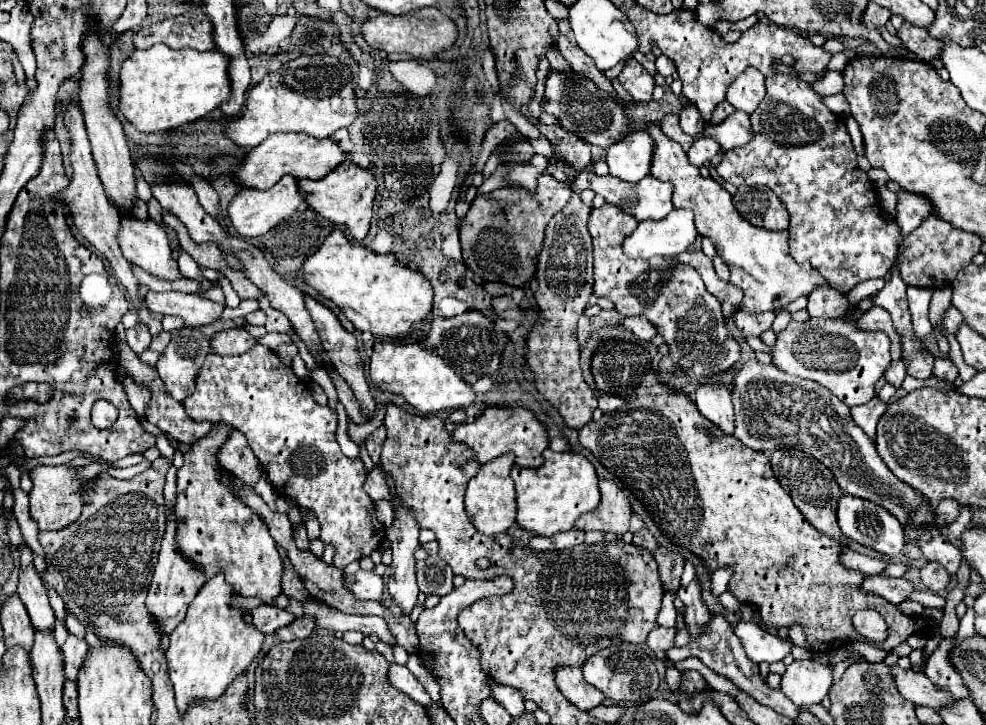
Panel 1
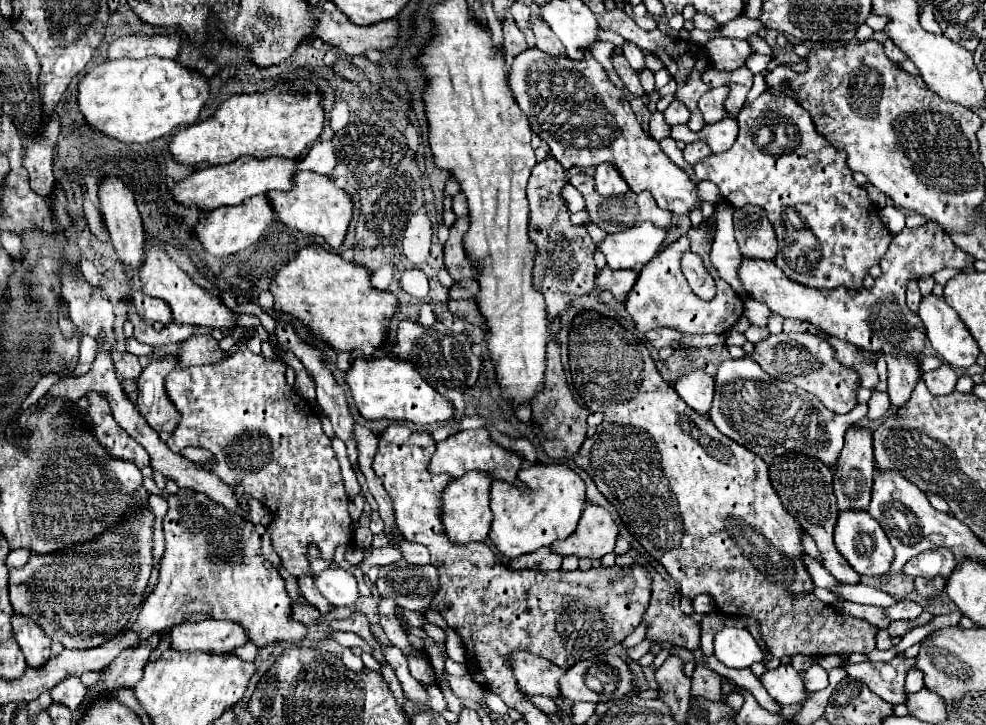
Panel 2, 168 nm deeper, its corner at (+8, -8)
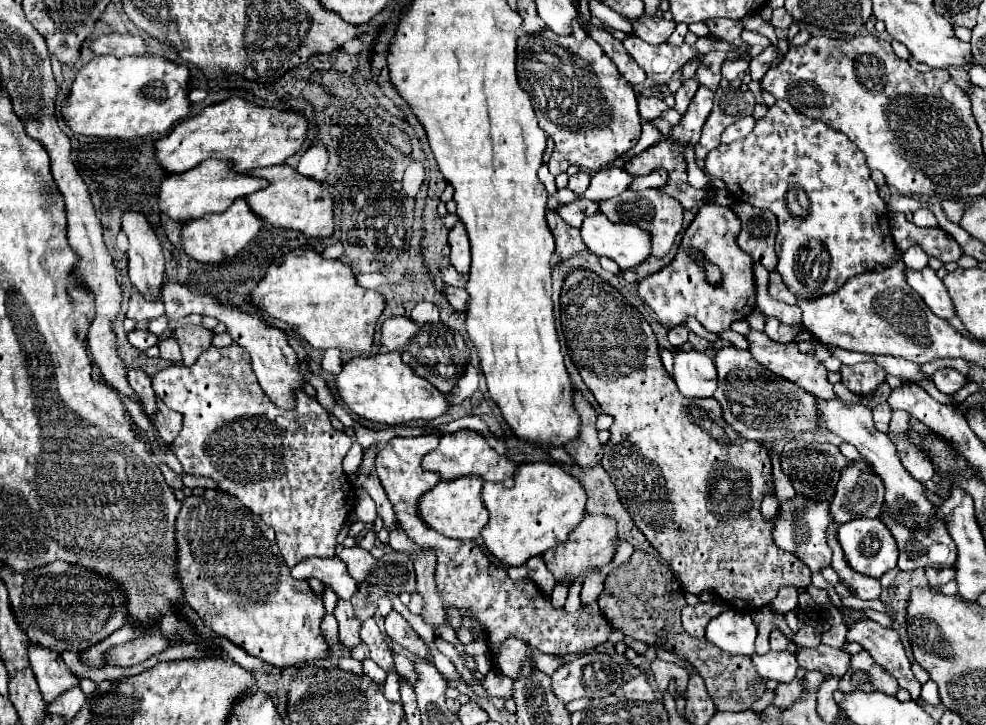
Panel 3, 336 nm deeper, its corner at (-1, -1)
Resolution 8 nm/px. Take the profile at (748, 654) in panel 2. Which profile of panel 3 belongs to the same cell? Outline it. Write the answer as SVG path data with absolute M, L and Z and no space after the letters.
M728 609L706 625L706 639L720 647L722 651L736 653L736 655L752 655L754 653L754 639L756 627L748 613Z

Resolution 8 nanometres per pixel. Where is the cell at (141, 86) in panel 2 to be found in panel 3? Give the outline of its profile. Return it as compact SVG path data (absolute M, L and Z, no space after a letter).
M100 55L94 57L88 65L84 65L68 93L68 97L62 103L62 117L64 123L70 127L72 133L80 135L92 135L92 137L114 137L114 139L132 139L132 137L144 137L148 133L164 135L168 129L188 117L190 113L190 101L188 101L188 69L176 63L166 61L164 57L154 55L132 55L114 59L112 55Z

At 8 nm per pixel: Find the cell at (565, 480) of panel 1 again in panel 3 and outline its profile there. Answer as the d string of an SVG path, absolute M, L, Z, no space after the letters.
M524 463L514 471L512 489L502 487L500 483L486 483L482 487L482 501L490 513L490 519L482 529L484 547L502 565L520 567L530 557L542 555L546 549L568 539L568 533L578 527L584 517L586 491L558 465Z

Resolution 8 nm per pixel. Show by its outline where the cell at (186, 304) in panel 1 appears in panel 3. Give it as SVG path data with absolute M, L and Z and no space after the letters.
M132 291L130 301L128 301L128 311L126 311L128 319L144 321L144 319L160 317L160 315L164 315L164 307L162 307L160 299L156 303L150 303L150 301L142 299L142 295L138 291Z

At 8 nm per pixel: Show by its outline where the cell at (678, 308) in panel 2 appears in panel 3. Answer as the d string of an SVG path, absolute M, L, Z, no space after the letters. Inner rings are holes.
M706 203L700 207L698 215L694 217L694 221L684 233L682 245L674 261L662 271L638 283L640 297L654 309L660 325L676 327L676 325L682 325L688 315L692 315L708 331L718 333L728 329L730 323L746 319L754 311L754 307L748 307L750 297L756 295L754 261L736 245L738 231L740 231L740 219L734 215L730 207L722 207L716 203ZM686 247L700 251L708 263L720 269L722 273L720 285L708 285L704 269L698 267L698 263L692 257L688 257Z

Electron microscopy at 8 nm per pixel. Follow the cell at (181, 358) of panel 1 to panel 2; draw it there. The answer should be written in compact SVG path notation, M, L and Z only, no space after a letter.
M167 354L163 358L151 360L151 364L139 376L139 392L135 404L143 414L143 418L147 420L147 424L159 432L163 442L171 438L181 418L179 410L173 406L165 390L165 378L177 366L179 366L177 356Z

